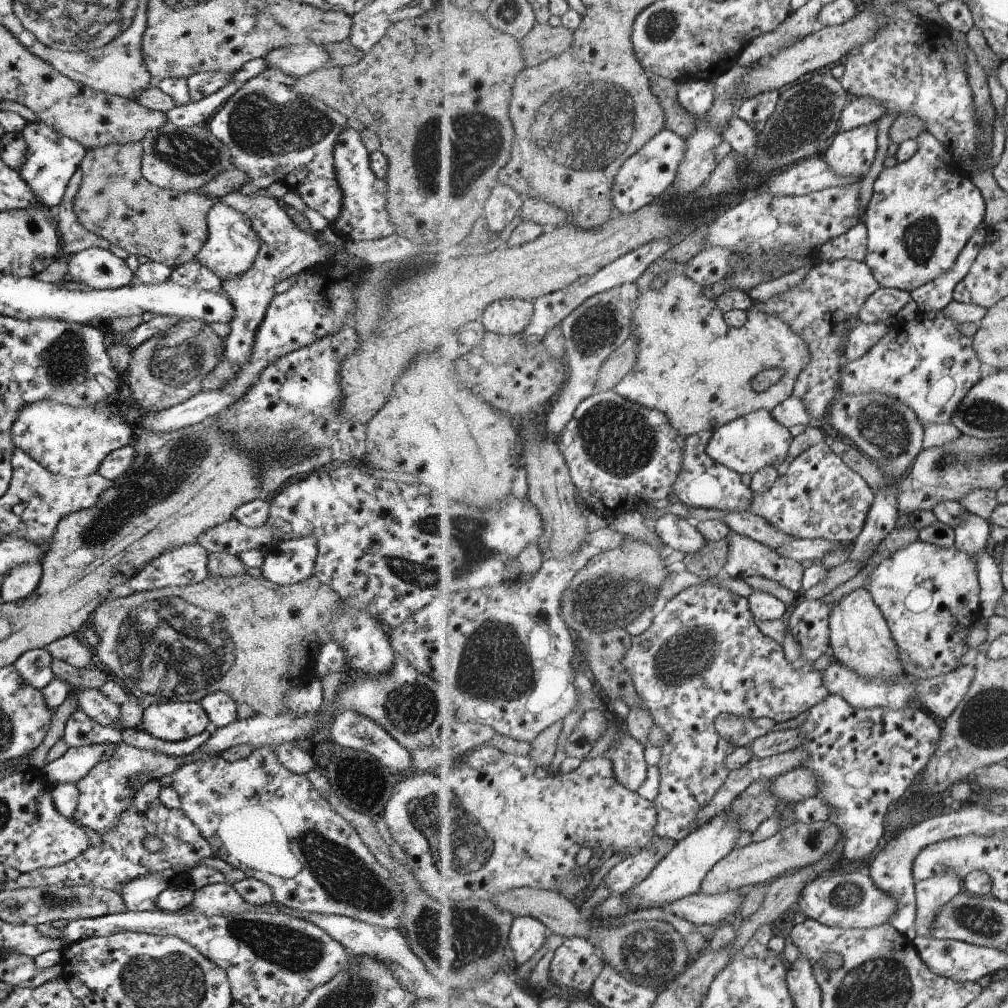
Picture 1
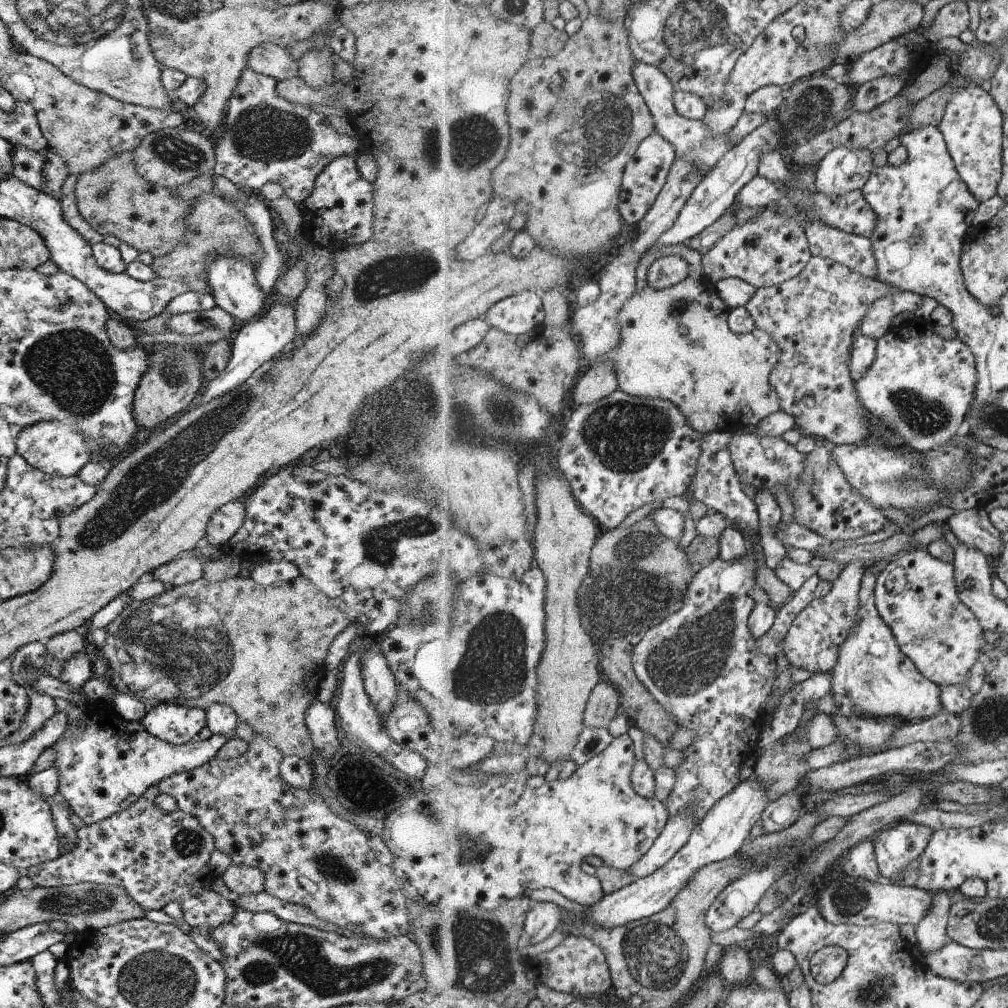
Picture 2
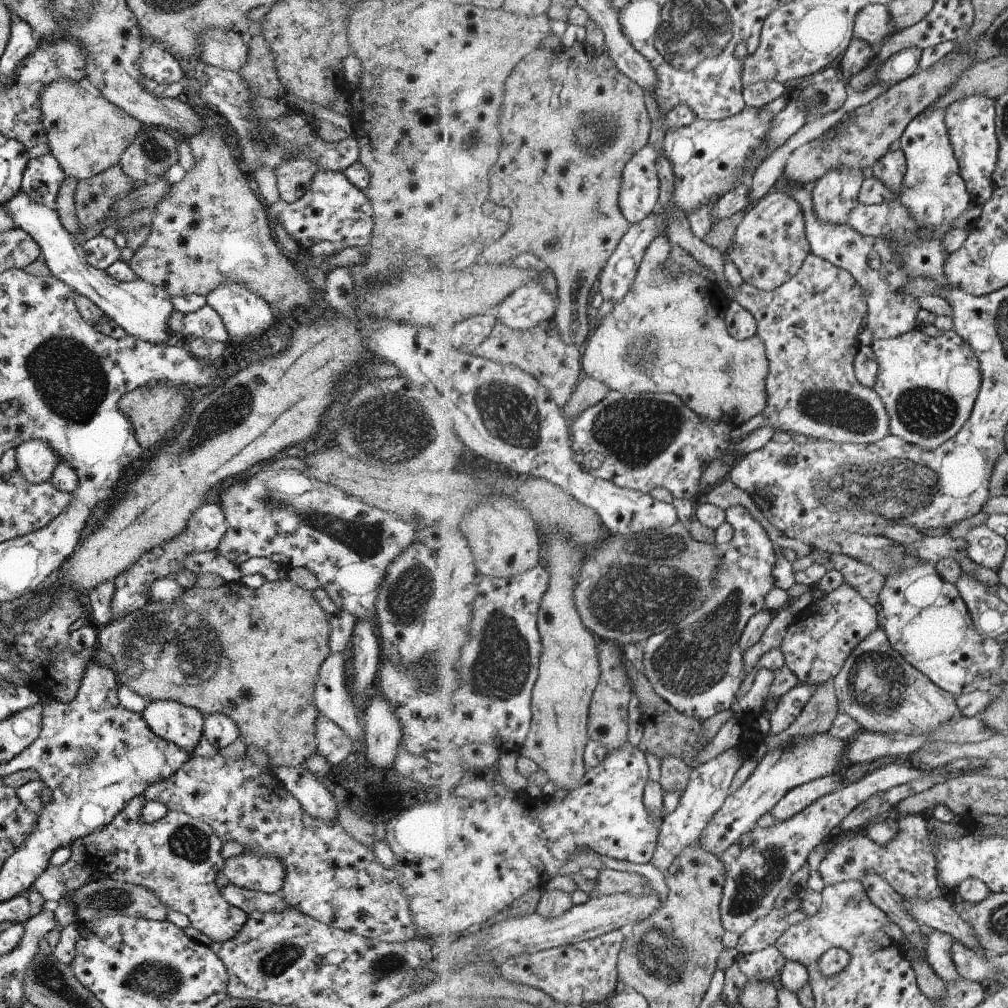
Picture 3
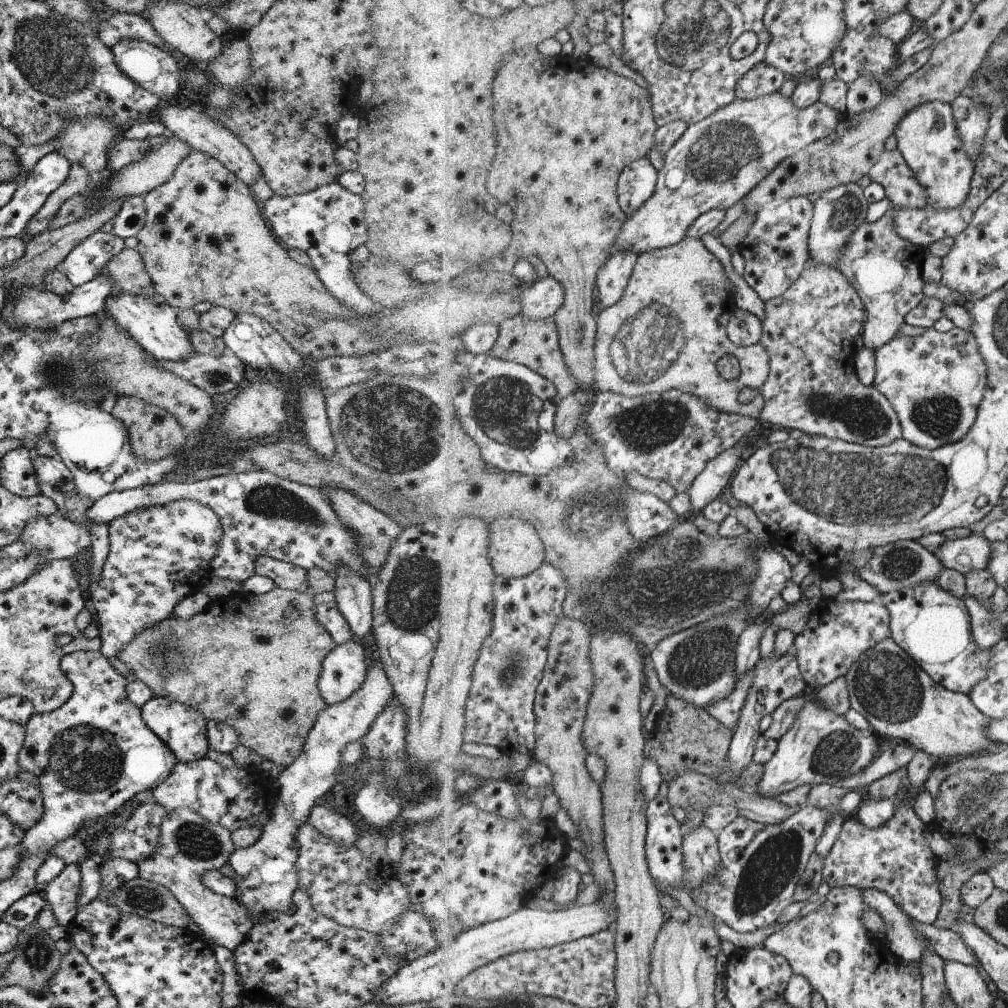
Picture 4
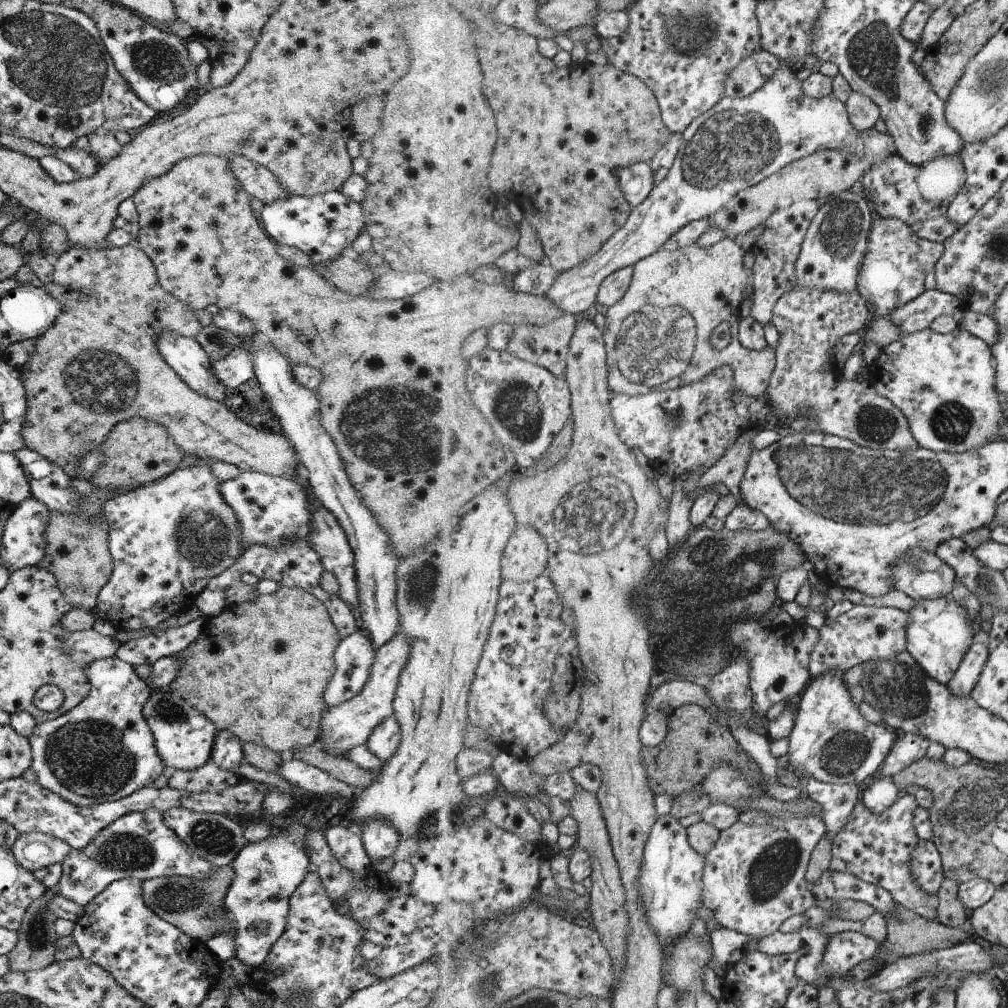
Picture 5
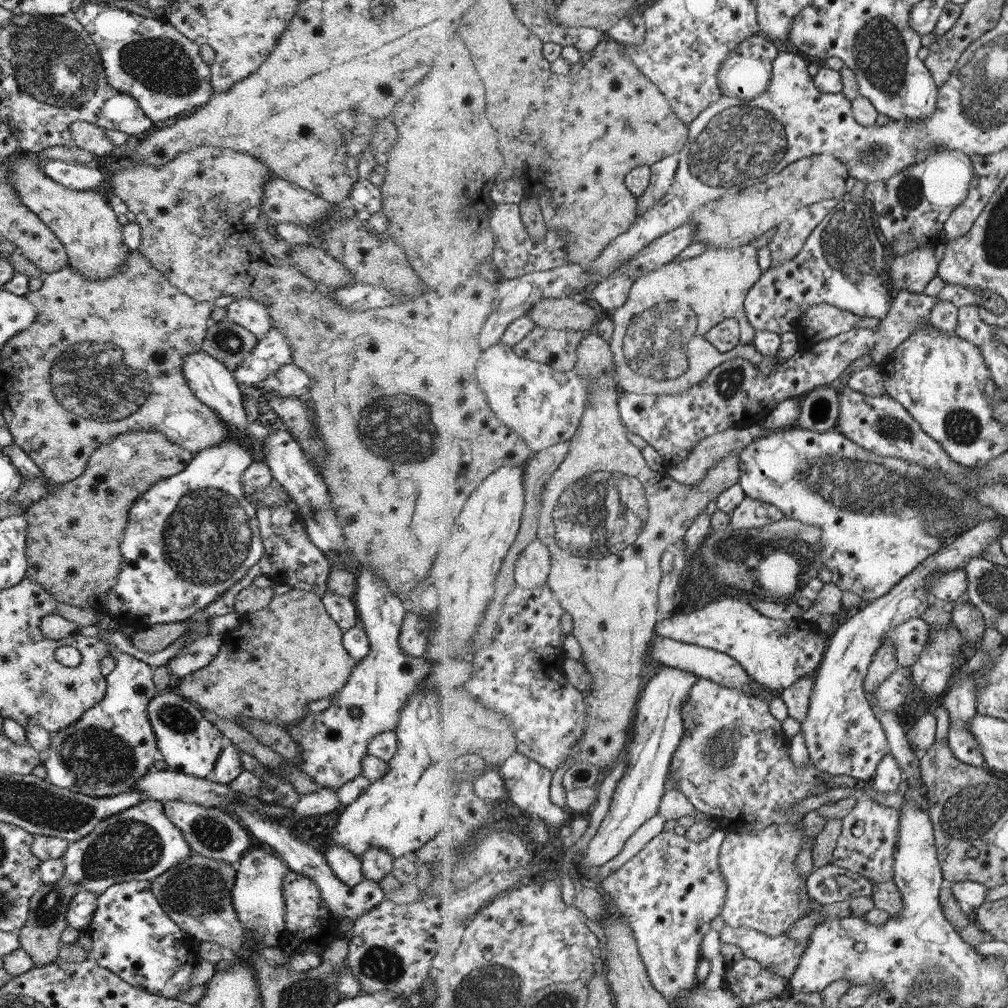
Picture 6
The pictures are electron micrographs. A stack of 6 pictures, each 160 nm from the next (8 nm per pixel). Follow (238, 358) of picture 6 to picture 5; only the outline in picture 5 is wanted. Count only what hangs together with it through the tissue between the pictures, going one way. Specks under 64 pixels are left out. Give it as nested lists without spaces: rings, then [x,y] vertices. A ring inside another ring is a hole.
[[[213,323],[202,327],[193,338],[199,343],[211,362],[222,359],[242,344],[238,335],[220,329]]]

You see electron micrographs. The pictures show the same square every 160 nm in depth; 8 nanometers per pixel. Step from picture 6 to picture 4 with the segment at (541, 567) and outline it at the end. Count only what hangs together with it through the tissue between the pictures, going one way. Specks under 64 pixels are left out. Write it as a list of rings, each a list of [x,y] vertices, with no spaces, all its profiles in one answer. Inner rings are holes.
[[[517,517],[498,518],[490,522],[490,529],[492,530],[490,558],[492,567],[498,575],[507,578],[526,577],[545,564],[546,548],[532,522]]]

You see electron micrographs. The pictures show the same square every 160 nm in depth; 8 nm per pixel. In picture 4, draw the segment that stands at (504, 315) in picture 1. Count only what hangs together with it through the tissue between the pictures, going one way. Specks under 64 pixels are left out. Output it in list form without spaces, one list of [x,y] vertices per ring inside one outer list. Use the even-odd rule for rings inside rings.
[[[550,274],[530,286],[523,286],[518,293],[525,305],[523,316],[537,321],[555,317],[566,299],[564,284]]]

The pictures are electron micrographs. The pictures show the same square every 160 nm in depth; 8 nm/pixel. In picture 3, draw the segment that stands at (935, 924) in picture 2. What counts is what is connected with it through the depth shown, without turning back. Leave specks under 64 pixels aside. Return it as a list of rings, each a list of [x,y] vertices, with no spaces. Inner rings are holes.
[[[934,930],[928,936],[927,962],[935,969],[944,983],[963,979],[952,957],[954,938],[943,931]]]

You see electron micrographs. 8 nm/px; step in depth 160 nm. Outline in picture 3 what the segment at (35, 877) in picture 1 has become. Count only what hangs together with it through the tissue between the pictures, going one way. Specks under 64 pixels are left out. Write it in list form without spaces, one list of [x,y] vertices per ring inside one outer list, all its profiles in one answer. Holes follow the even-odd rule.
[[[144,796],[133,797],[113,820],[97,832],[92,832],[70,844],[71,856],[58,867],[47,866],[33,881],[31,886],[39,892],[46,903],[55,903],[69,891],[75,891],[91,880],[91,874],[97,872],[116,881],[147,887],[159,897],[169,911],[177,911],[185,915],[190,926],[208,936],[213,942],[227,942],[238,933],[245,924],[247,913],[240,908],[227,904],[217,893],[208,893],[214,884],[213,878],[218,870],[222,870],[224,859],[221,857],[222,840],[205,822],[190,817],[181,811],[167,811],[159,820],[146,825],[140,821],[140,810],[144,805]]]

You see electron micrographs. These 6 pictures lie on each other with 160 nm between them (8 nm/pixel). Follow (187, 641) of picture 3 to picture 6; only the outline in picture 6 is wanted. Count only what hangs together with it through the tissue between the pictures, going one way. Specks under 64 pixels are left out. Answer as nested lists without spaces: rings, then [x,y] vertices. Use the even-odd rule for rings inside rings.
[[[289,589],[285,594],[273,595],[271,602],[267,604],[265,608],[252,612],[251,614],[240,617],[238,625],[233,630],[222,634],[222,643],[214,656],[214,659],[207,664],[207,666],[201,667],[187,676],[184,676],[177,685],[175,691],[183,697],[186,701],[193,703],[200,710],[205,712],[213,712],[215,717],[227,718],[227,720],[233,721],[237,724],[241,724],[245,719],[257,719],[263,721],[267,726],[273,723],[277,726],[282,726],[287,730],[291,725],[294,725],[299,719],[302,719],[307,713],[307,703],[311,701],[319,701],[330,698],[332,694],[335,694],[347,680],[349,673],[355,666],[356,662],[352,659],[350,654],[347,654],[345,648],[342,645],[342,632],[339,627],[329,618],[329,615],[325,612],[323,603],[318,599],[316,594],[311,591],[304,591],[299,589]]]

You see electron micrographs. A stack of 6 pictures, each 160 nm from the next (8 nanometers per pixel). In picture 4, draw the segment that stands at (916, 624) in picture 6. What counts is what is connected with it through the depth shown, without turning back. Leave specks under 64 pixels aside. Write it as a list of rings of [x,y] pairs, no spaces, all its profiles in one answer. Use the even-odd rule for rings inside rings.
[[[833,599],[829,613],[812,613],[808,625],[795,642],[798,650],[798,661],[809,690],[816,691],[831,684],[840,676],[846,675],[849,669],[861,658],[867,649],[892,636],[890,610],[878,601],[853,601],[846,603]]]

